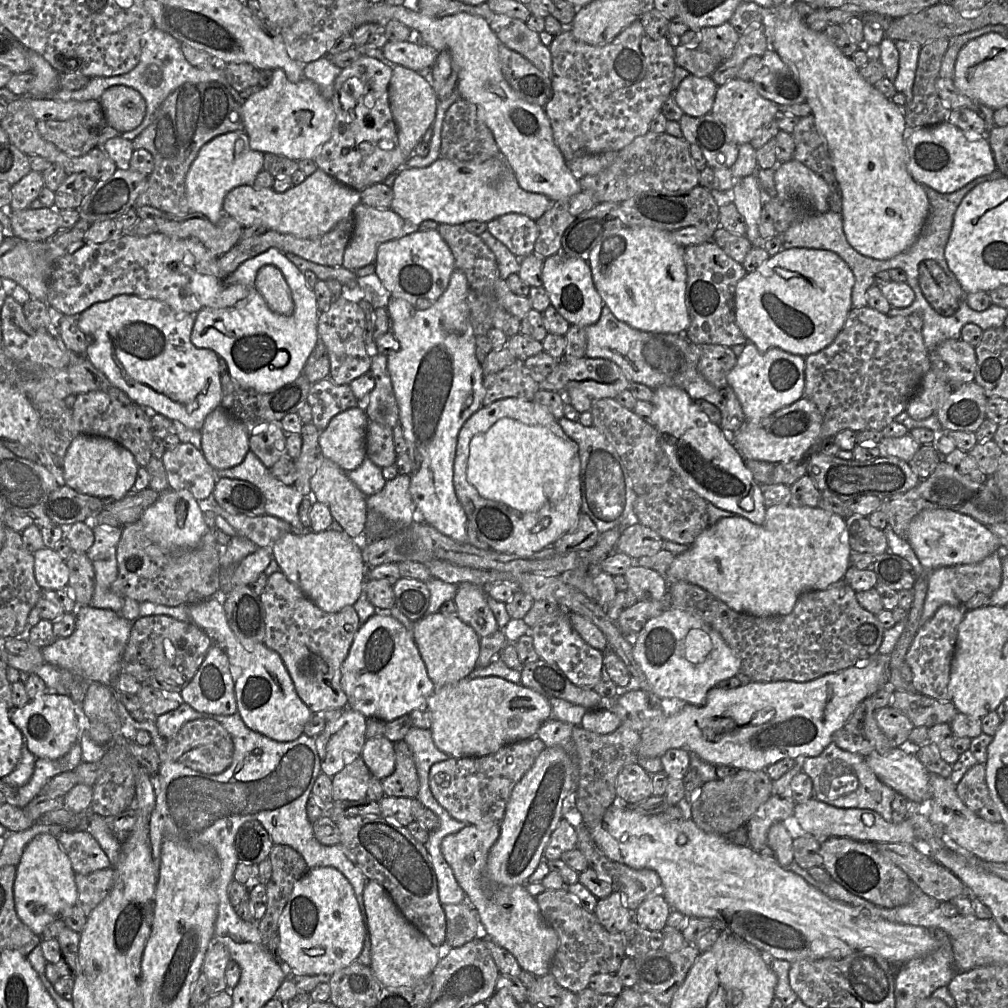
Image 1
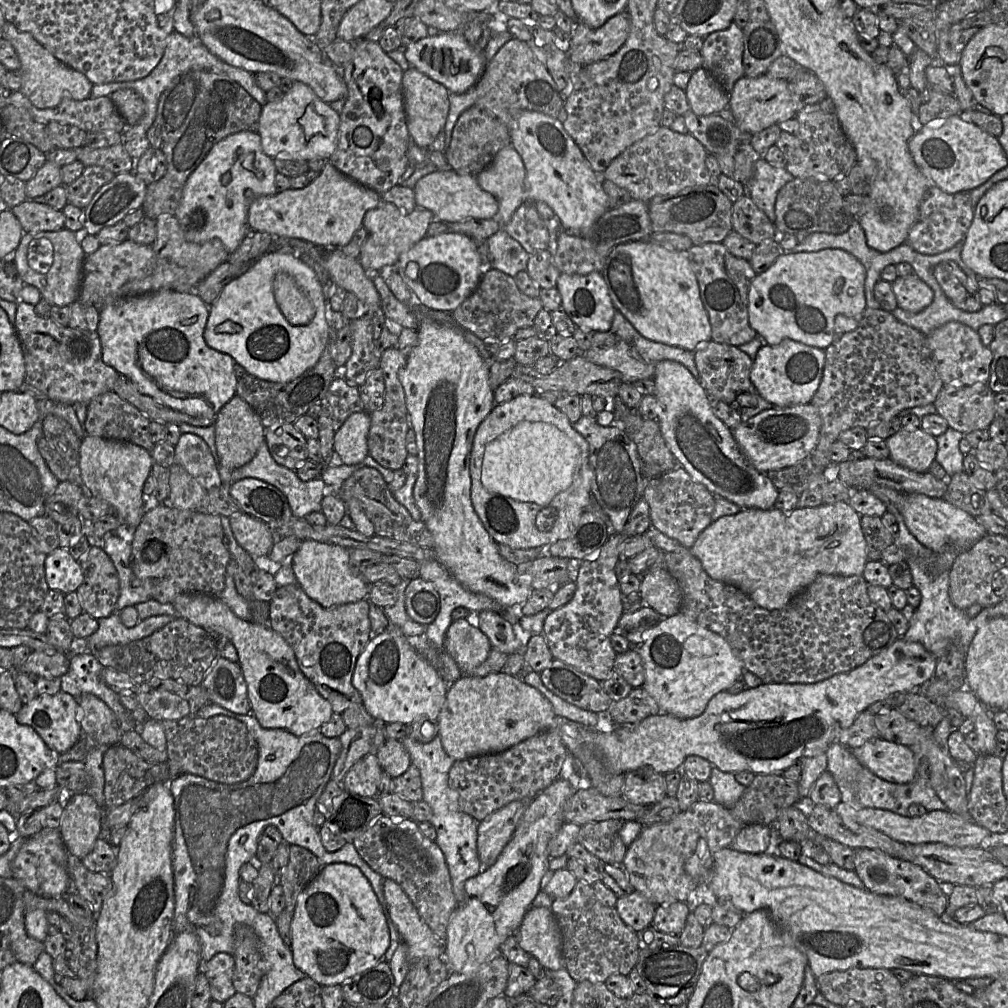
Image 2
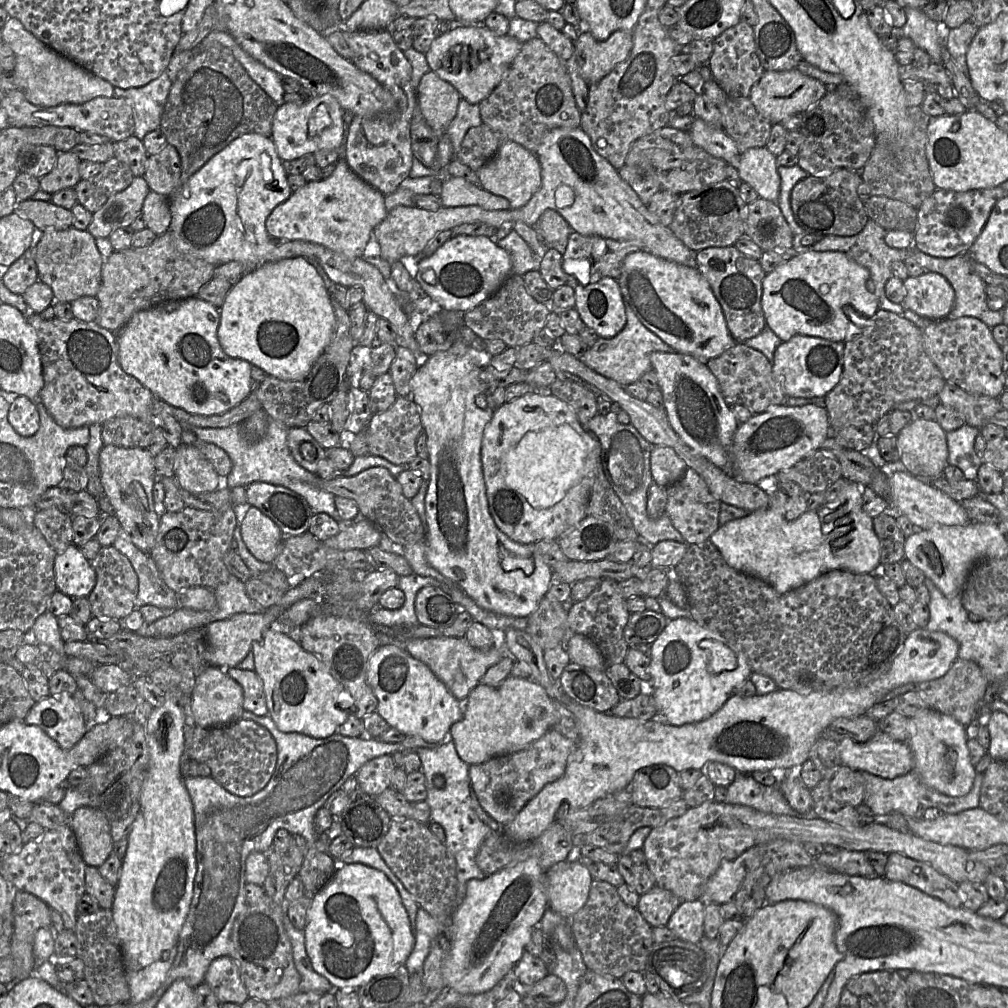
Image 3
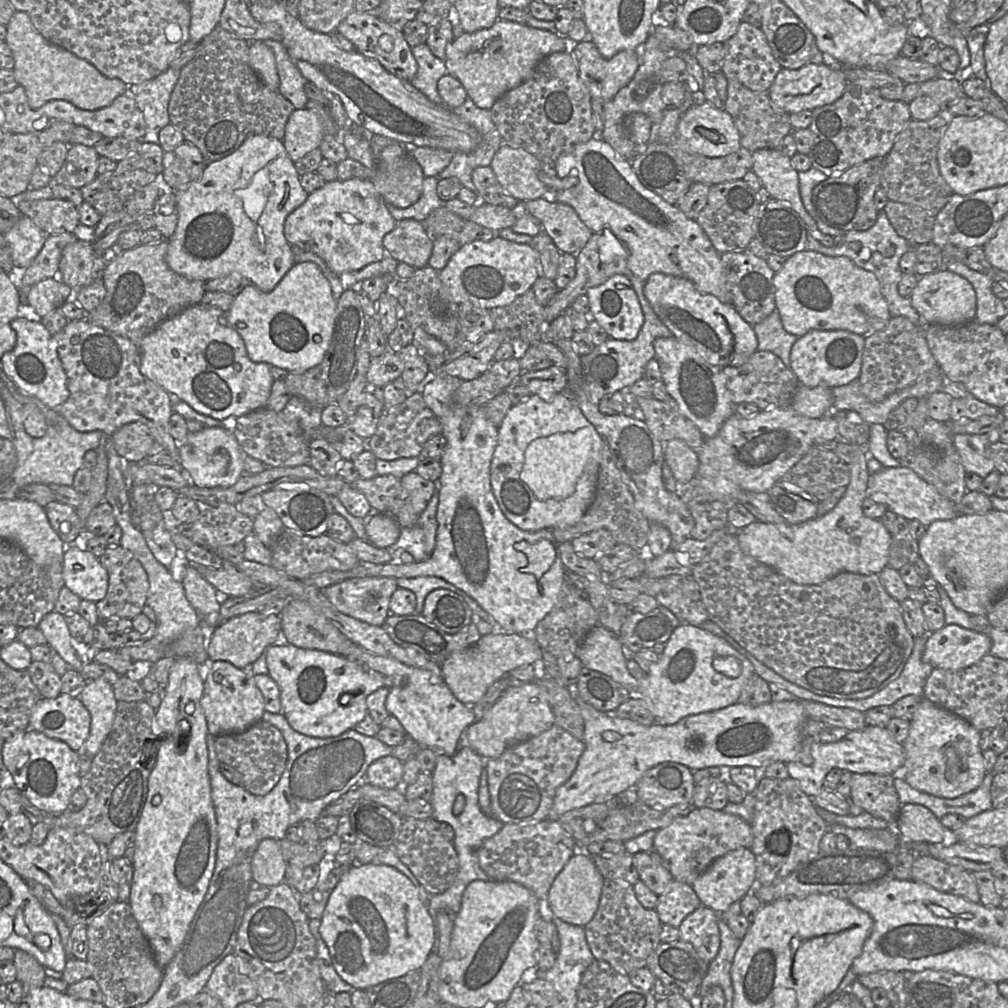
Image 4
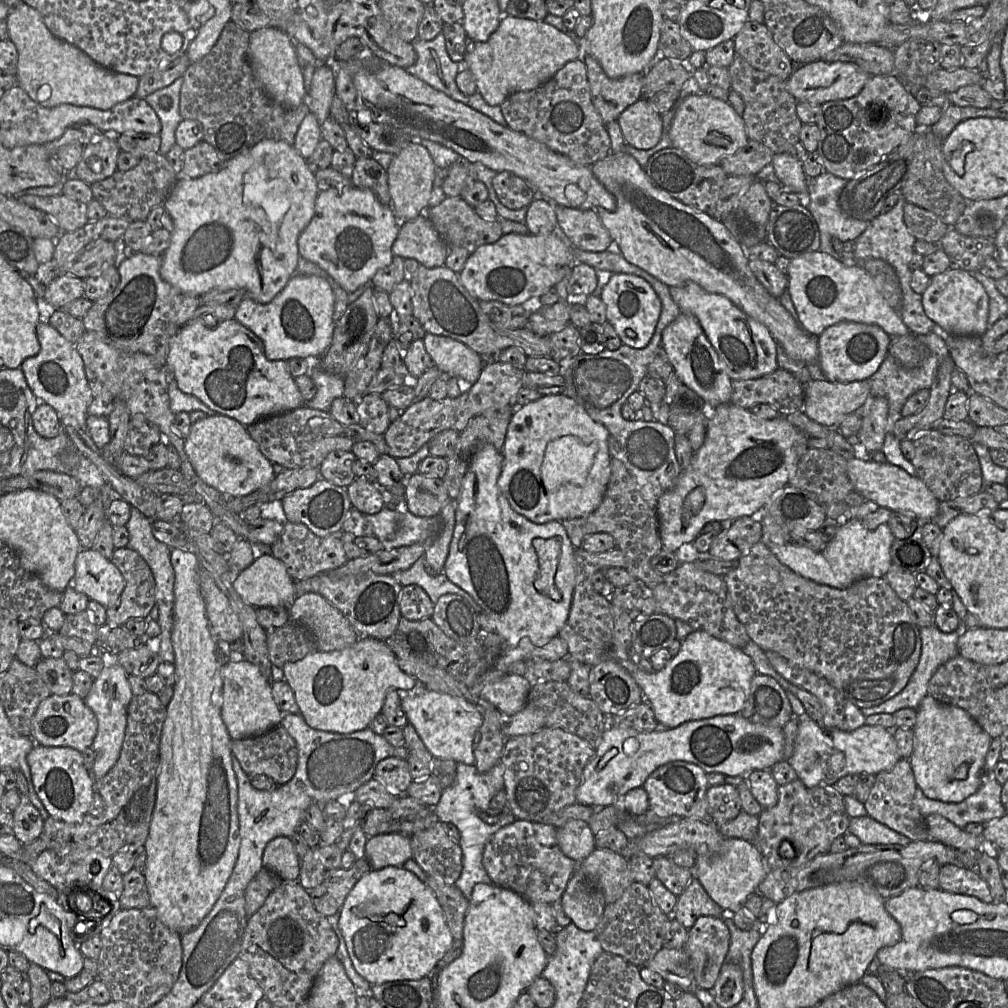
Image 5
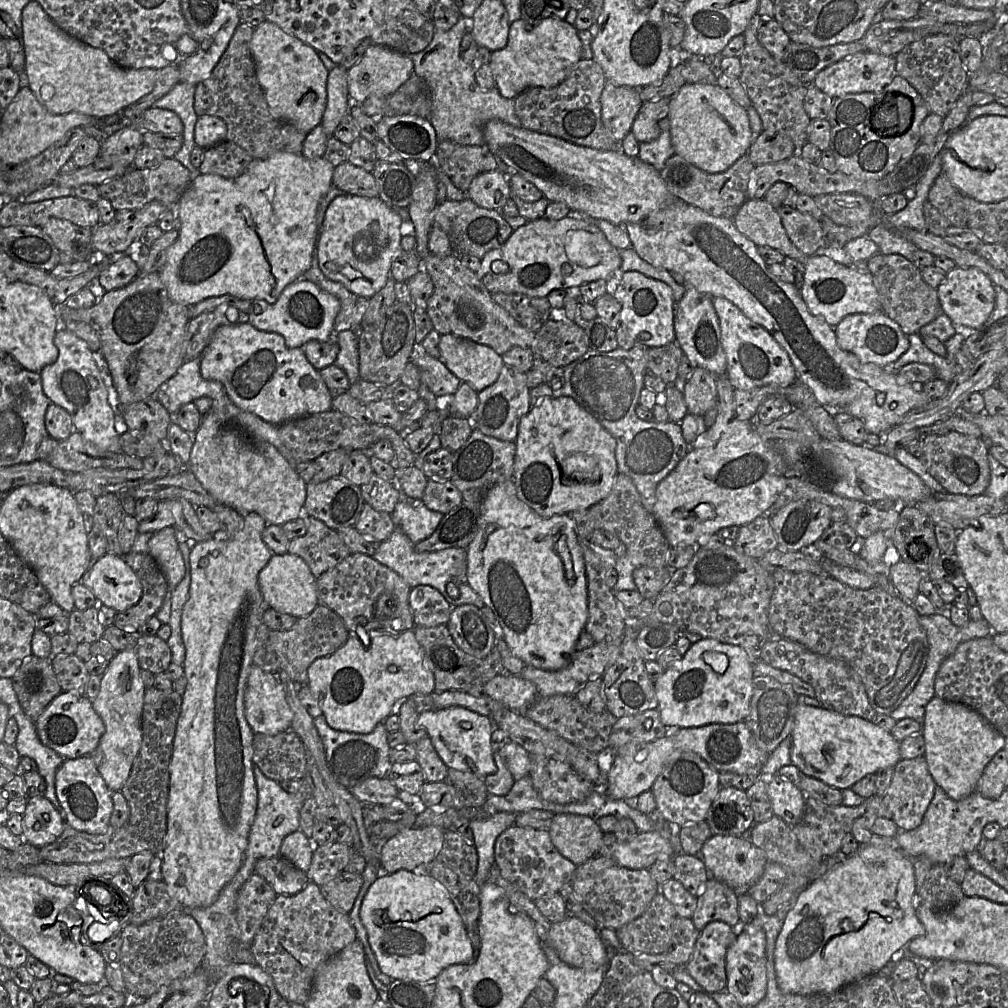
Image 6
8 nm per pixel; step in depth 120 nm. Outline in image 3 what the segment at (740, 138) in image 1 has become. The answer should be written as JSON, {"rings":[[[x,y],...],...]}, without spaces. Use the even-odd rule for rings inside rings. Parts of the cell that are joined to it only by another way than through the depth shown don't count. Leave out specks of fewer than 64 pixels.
{"rings":[[[797,69],[765,71],[750,90],[748,98],[756,110],[772,124],[781,123],[796,113],[804,113],[827,94],[826,84]]]}

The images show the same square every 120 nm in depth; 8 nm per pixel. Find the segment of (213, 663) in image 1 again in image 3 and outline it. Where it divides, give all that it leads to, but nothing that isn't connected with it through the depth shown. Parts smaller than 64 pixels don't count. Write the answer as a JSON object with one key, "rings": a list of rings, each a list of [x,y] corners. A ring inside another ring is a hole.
{"rings":[[[228,668],[227,674],[233,678],[243,689],[243,707],[247,712],[257,716],[267,716],[268,708],[264,686],[261,678],[254,671],[240,668]]]}

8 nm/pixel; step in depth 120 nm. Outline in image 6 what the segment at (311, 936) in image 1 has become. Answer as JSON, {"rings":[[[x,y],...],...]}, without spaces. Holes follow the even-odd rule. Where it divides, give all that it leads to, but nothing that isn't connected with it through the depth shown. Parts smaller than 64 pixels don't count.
{"rings":[[[408,870],[382,873],[369,887],[361,904],[359,917],[380,971],[394,980],[436,982],[440,973],[448,966],[472,963],[476,959],[476,949],[461,916],[445,887],[431,875],[417,875]]]}

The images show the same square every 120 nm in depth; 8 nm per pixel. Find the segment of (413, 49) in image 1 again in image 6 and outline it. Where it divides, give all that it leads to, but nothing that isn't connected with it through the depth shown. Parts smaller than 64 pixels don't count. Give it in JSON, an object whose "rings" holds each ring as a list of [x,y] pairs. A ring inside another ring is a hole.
{"rings":[[[558,18],[510,23],[507,45],[491,52],[489,65],[495,87],[505,98],[514,98],[531,87],[551,88],[562,82],[582,58],[582,43],[573,24]]]}

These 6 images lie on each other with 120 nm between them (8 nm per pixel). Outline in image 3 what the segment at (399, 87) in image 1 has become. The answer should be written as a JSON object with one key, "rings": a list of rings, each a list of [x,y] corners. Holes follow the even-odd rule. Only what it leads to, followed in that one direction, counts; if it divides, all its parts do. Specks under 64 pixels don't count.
{"rings":[[[433,71],[424,74],[417,88],[418,107],[437,137],[442,137],[454,118],[461,96]]]}

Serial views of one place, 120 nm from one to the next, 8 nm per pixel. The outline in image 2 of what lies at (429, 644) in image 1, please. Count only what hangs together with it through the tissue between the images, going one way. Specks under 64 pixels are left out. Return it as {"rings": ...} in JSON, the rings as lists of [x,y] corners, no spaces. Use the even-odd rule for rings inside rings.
{"rings":[[[473,614],[454,620],[443,643],[443,650],[455,660],[463,675],[472,675],[487,659],[491,649],[489,638],[473,625]]]}

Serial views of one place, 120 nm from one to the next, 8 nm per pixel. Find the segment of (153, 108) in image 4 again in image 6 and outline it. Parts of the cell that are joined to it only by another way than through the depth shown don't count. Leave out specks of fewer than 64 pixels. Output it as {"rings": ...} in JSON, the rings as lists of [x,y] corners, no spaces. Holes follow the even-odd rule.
{"rings":[[[180,81],[168,93],[157,99],[153,107],[174,111],[183,123],[183,144],[175,154],[174,159],[188,168],[193,177],[200,175],[198,168],[190,162],[190,153],[196,146],[194,141],[194,128],[198,116],[194,110],[195,85]]]}

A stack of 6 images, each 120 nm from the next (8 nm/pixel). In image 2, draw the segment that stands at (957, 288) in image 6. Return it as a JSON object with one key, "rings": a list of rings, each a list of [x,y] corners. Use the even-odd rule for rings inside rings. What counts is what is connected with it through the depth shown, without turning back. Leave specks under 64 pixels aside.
{"rings":[[[915,273],[897,277],[892,282],[898,307],[911,312],[921,312],[933,301],[934,292]]]}

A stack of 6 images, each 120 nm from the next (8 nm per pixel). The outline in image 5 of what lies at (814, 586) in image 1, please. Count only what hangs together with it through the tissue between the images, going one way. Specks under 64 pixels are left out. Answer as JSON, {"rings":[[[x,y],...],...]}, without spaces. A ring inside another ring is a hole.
{"rings":[[[870,396],[856,411],[861,417],[861,428],[856,436],[868,453],[880,451],[888,428],[888,401]],[[857,519],[841,524],[822,551],[814,551],[802,545],[788,542],[783,545],[768,544],[777,559],[796,574],[837,589],[844,589],[862,578],[883,578],[891,566],[892,533],[887,524],[874,529],[867,528]]]}

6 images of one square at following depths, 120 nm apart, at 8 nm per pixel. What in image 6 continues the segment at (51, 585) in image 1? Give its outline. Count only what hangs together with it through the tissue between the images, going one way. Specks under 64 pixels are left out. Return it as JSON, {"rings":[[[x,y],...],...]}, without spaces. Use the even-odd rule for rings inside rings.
{"rings":[[[108,553],[97,560],[92,560],[80,583],[95,595],[100,605],[117,612],[123,612],[136,605],[142,596],[142,584],[131,567],[125,563],[122,556]]]}

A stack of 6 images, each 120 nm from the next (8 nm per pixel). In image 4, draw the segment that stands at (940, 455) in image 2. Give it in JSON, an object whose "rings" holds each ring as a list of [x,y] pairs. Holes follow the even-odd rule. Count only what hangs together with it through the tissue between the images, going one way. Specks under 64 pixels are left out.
{"rings":[[[954,434],[953,445],[960,456],[966,473],[976,474],[983,479],[995,470],[994,463],[986,457],[989,446],[987,434]]]}

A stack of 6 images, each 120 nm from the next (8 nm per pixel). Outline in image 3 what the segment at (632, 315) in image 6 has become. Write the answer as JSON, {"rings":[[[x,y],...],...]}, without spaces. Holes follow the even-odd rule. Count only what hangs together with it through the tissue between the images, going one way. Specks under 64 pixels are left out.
{"rings":[[[604,277],[598,282],[574,287],[575,309],[584,325],[595,330],[602,338],[615,337],[626,325],[626,305],[616,279]]]}

